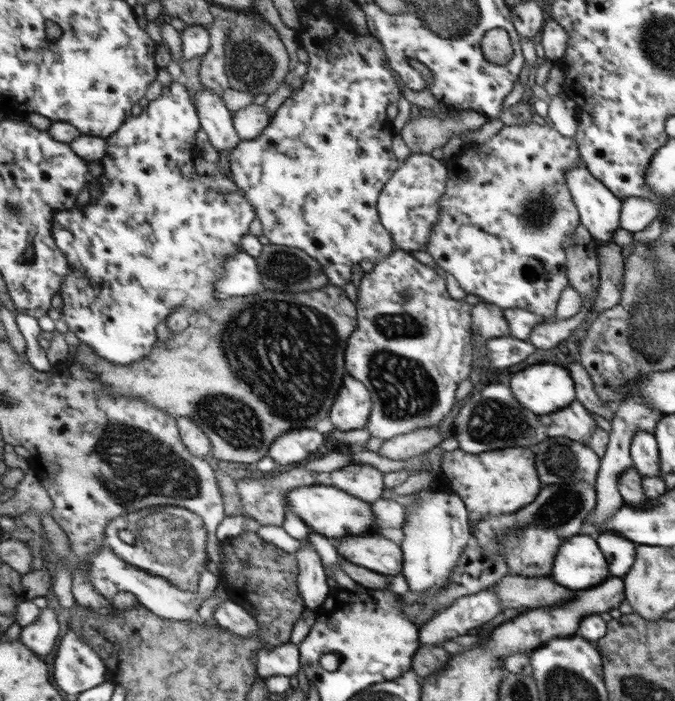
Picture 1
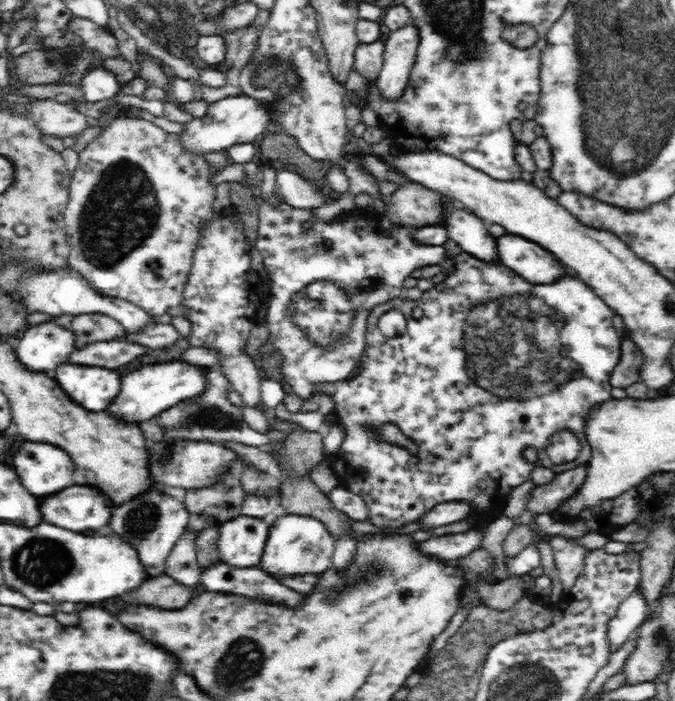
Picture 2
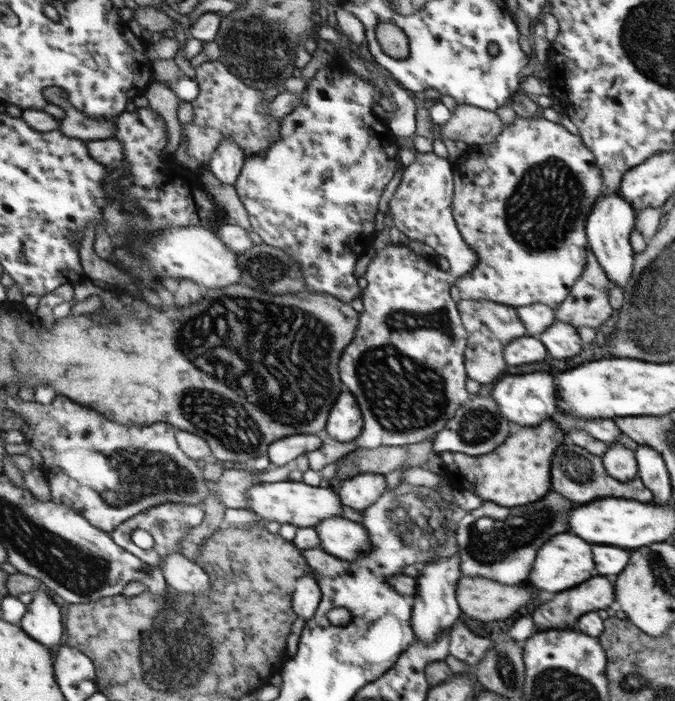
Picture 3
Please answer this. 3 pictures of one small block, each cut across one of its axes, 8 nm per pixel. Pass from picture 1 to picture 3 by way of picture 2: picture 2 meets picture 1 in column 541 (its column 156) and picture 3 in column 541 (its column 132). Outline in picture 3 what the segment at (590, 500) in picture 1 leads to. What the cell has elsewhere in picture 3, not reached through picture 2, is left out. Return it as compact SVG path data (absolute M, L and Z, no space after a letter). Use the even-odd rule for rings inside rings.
M551 490L542 500L512 508L483 501L480 508L470 510L460 520L457 530L461 576L486 578L498 584L514 586L528 581L538 551L550 536L569 532L569 511L576 503Z

